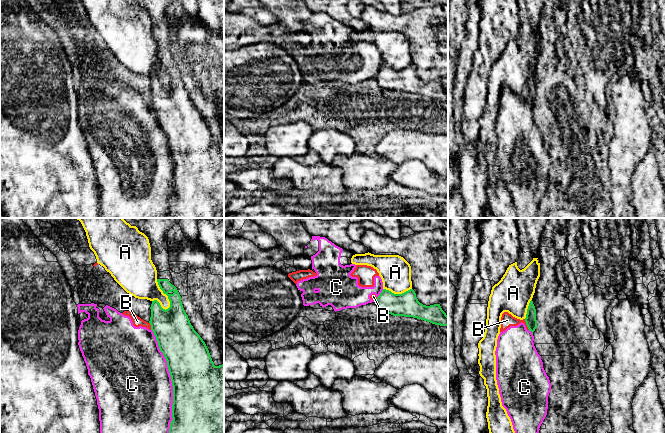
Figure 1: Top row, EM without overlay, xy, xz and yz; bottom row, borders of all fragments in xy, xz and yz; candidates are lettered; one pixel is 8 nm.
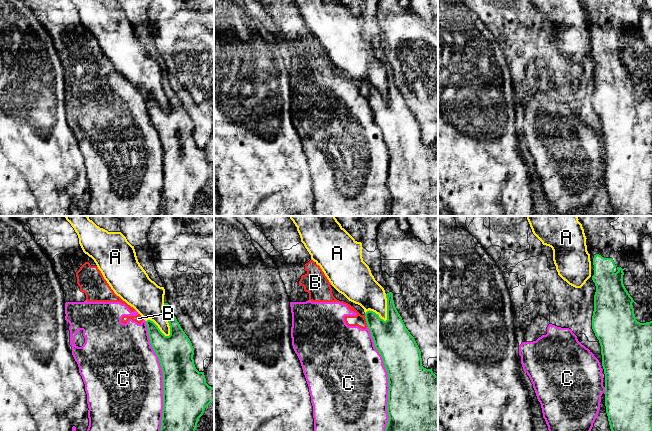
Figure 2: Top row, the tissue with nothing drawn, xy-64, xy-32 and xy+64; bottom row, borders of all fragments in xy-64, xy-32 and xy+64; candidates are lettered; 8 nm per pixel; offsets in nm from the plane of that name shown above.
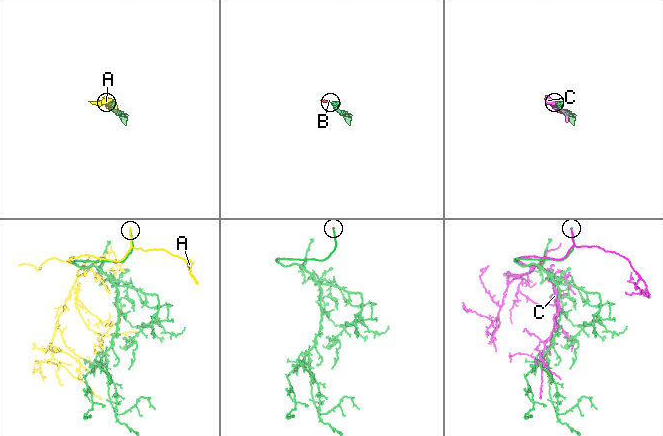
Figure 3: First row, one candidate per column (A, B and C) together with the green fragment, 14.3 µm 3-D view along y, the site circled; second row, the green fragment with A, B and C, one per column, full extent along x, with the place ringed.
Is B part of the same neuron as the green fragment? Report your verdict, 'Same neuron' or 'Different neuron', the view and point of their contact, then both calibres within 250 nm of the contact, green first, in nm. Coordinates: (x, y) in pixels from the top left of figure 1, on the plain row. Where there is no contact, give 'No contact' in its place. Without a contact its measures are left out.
Different neuron. Touches green at yz (526, 100). Thickness 90 nm (green) against 110 nm

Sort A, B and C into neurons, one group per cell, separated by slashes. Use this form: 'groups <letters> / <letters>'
groups A / B C

